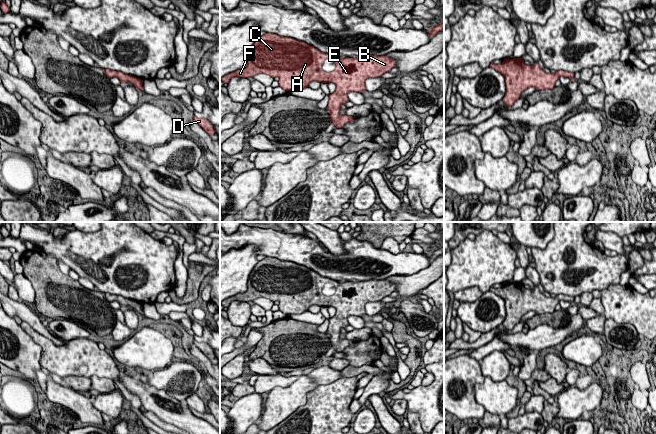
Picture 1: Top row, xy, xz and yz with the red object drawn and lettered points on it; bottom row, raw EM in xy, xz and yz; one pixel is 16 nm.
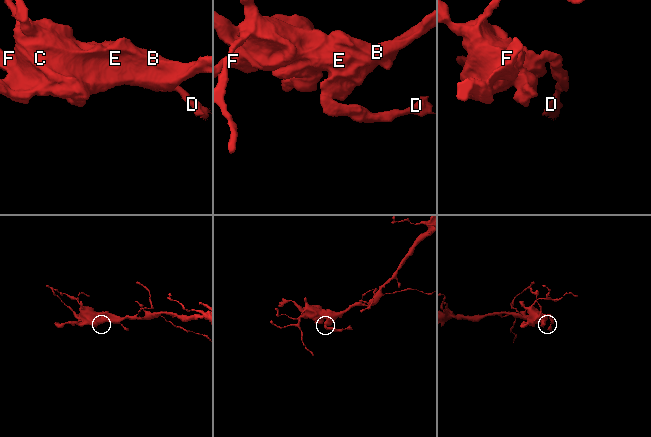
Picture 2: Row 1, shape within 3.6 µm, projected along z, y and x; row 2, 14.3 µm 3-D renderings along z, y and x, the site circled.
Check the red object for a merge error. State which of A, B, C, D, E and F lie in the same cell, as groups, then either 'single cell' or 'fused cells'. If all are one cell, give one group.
A B C D E F | single cell

